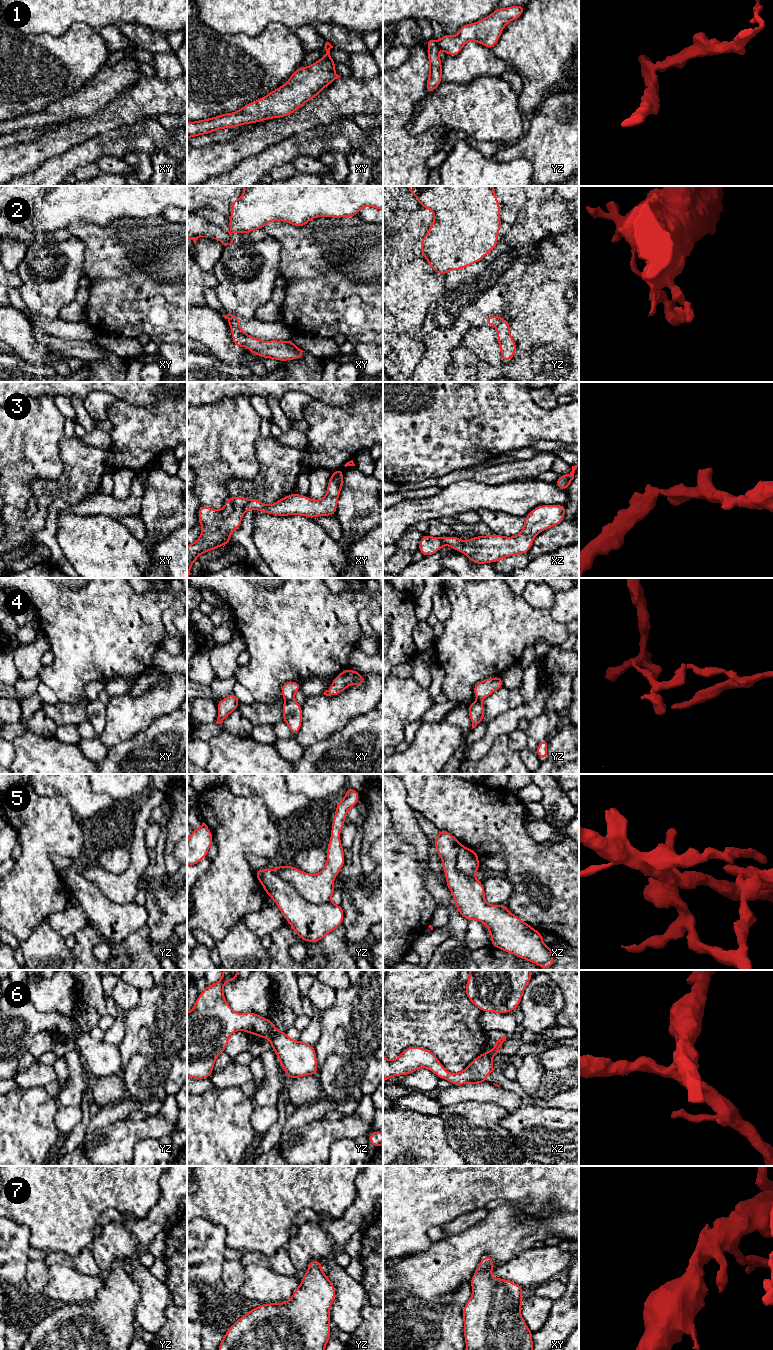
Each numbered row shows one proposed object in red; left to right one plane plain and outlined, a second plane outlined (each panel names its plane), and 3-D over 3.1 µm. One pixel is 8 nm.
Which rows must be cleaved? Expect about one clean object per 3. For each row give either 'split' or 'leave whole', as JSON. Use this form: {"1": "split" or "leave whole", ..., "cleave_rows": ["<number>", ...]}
{"1": "split", "2": "split", "3": "leave whole", "4": "split", "5": "split", "6": "split", "7": "leave whole", "cleave_rows": ["1", "2", "4", "5", "6"]}

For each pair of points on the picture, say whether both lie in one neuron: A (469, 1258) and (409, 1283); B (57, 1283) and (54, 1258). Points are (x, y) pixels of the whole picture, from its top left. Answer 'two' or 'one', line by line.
A: one
B: two

